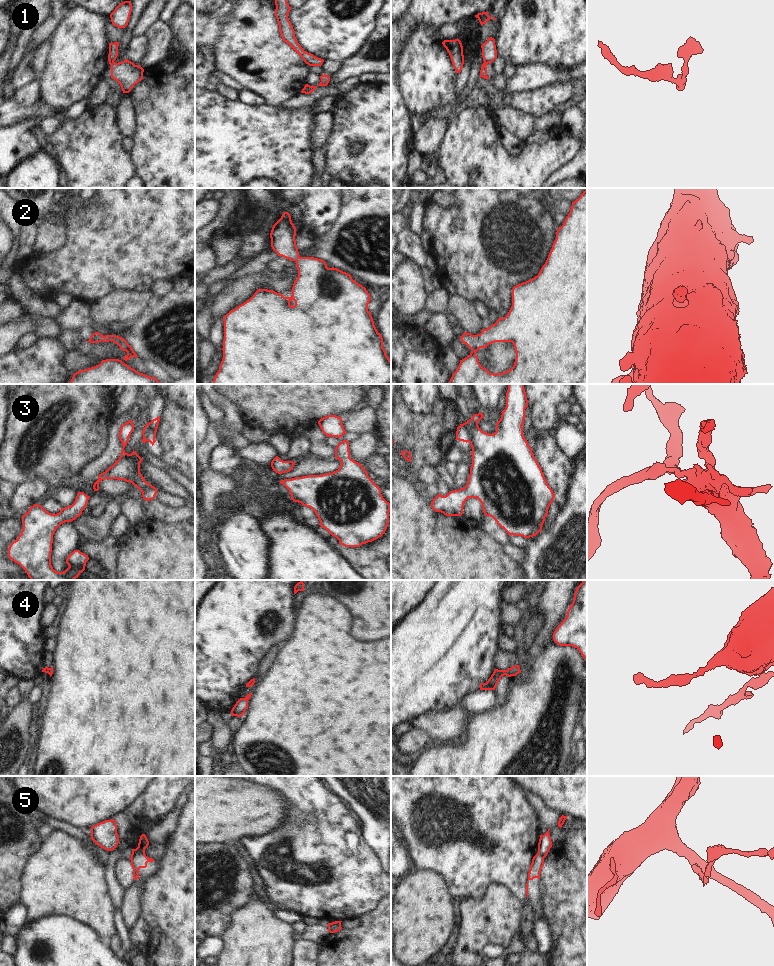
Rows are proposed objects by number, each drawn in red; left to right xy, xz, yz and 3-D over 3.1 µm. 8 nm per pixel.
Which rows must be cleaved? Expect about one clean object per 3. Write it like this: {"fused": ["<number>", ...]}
{"fused": ["1", "5"]}

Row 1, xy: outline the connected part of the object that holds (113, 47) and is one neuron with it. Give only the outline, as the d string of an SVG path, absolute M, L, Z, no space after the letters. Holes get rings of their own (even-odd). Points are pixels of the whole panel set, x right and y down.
M119 42L109 43L109 54L108 61L109 63L114 62L118 56L118 46Z

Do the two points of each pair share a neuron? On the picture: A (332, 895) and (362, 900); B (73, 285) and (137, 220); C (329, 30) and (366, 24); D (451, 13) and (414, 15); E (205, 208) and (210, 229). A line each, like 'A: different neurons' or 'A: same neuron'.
A: same neuron
B: same neuron
C: same neuron
D: same neuron
E: different neurons

